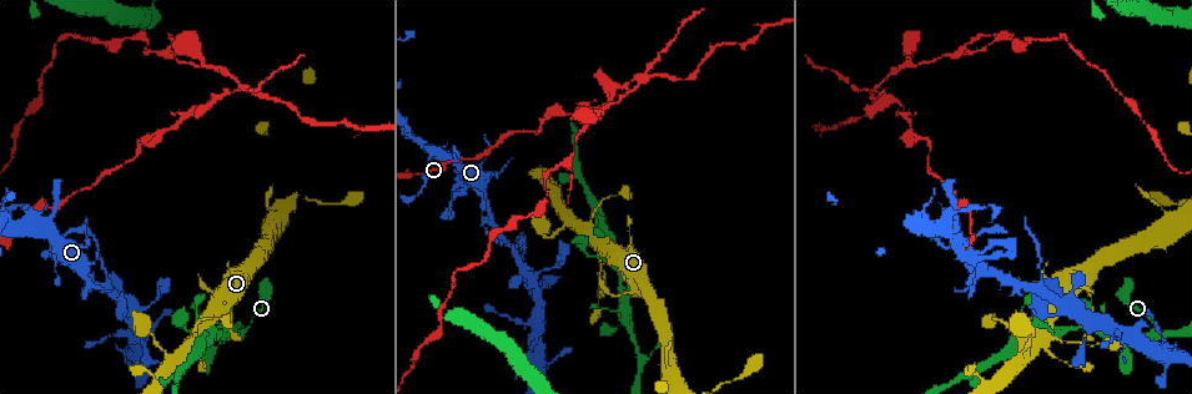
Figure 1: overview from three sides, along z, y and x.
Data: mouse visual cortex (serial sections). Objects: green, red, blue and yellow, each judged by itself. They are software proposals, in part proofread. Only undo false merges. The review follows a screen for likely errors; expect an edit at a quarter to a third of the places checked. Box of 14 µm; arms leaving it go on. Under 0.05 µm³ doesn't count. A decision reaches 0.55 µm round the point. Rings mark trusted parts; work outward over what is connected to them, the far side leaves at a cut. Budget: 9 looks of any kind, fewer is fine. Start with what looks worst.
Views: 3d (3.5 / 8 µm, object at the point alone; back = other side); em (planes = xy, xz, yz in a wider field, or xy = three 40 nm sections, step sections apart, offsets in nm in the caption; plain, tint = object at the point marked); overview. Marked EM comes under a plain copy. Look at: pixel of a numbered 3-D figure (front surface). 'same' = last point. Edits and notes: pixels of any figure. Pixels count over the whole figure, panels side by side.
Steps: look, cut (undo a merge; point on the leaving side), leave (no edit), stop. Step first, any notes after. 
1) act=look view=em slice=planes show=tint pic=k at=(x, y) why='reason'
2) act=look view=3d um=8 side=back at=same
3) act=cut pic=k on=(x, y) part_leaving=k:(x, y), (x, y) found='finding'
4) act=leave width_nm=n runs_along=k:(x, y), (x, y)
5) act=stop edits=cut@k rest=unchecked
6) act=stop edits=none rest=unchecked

act=look view=3d um=8 pic=1 at=(243, 334) why='sharp bend'

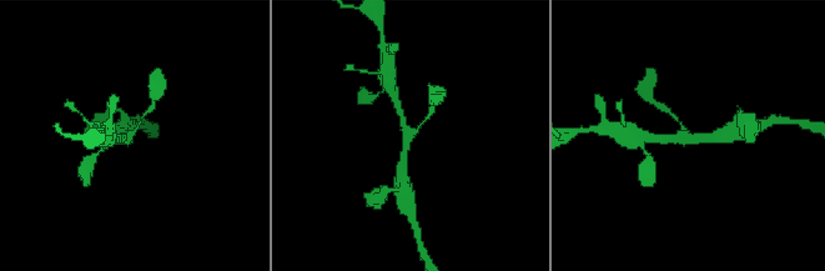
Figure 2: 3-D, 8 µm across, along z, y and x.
act=look view=3d um=3.5 pic=2 at=(682, 135) why='zoom in'

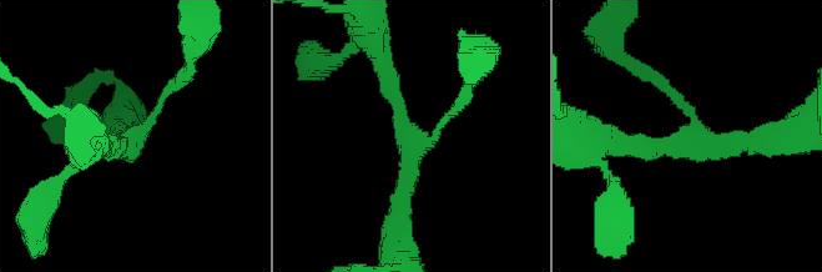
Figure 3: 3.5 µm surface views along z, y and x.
act=leave runs_along=3:(182, 79), (136, 136), (105, 144) found='continuous, no second cell'

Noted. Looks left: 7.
act=look view=3d um=8 pic=1 at=(538, 132)

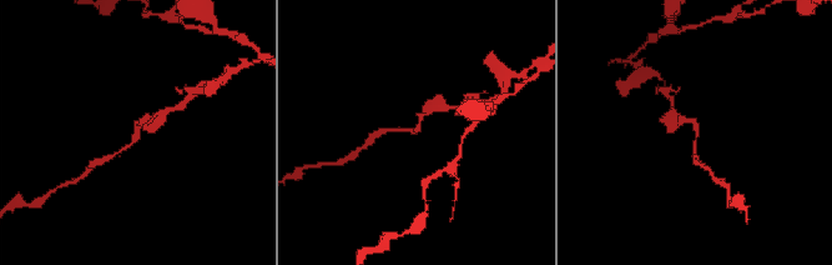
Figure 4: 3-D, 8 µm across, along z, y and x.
act=look view=em slice=xy step=2 show=tint pic=4 at=(134, 125)

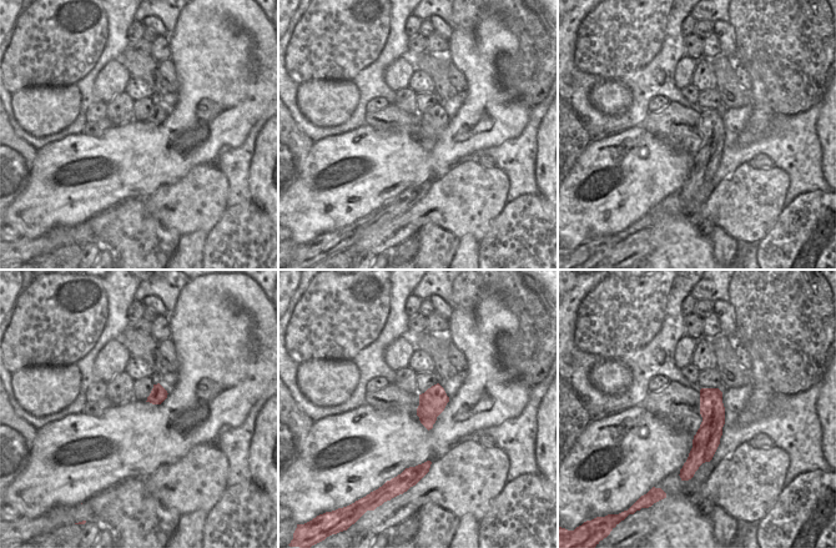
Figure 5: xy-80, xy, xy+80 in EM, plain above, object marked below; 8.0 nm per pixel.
act=leave found='one cell here'

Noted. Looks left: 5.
act=look view=em slice=xy step=2 show=tint pic=1 at=(637, 77) why='arms run side by side'

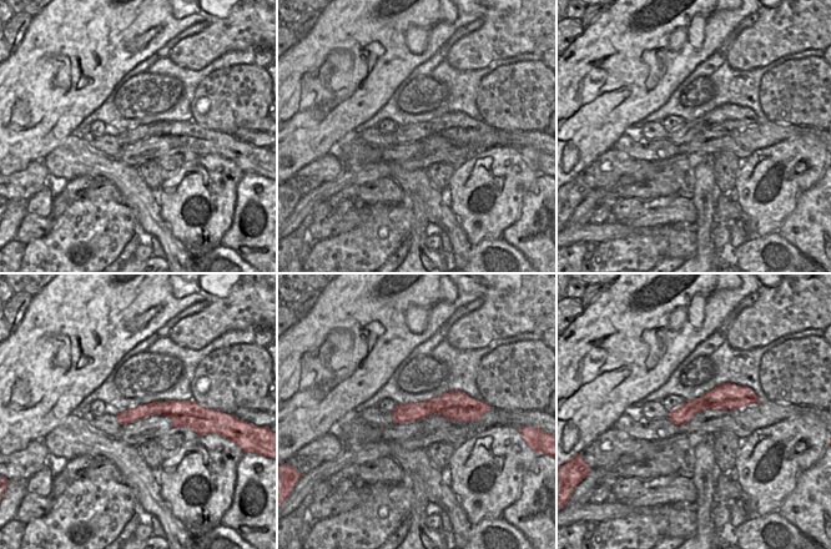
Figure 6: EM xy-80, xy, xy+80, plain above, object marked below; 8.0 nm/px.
act=look view=3d um=3.5 at=same why='wider look'

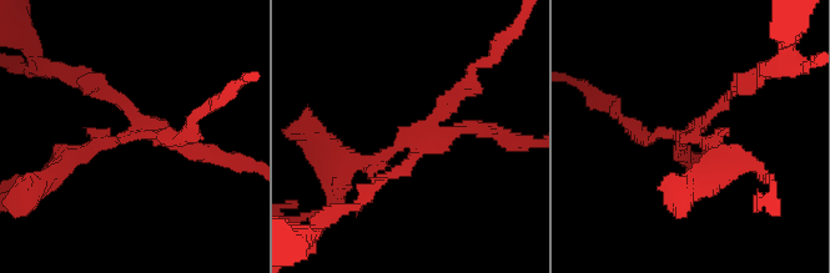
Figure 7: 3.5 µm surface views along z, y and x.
act=cut pic=7 on=(106, 96) part_leaving=7:(142, 126), (96, 80), (63, 72) found='a second cell is stuck on'

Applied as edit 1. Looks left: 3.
act=look view=overview

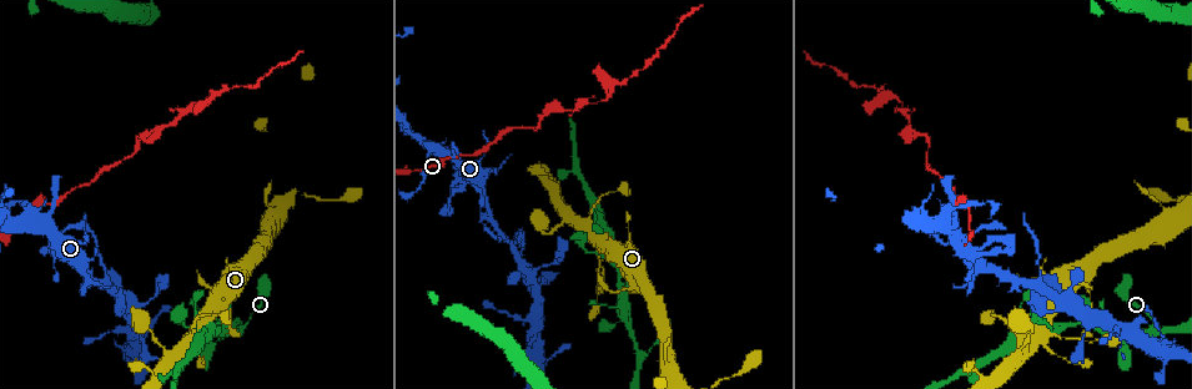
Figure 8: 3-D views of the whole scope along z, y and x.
act=look view=3d um=3.5 pic=8 at=(438, 153)

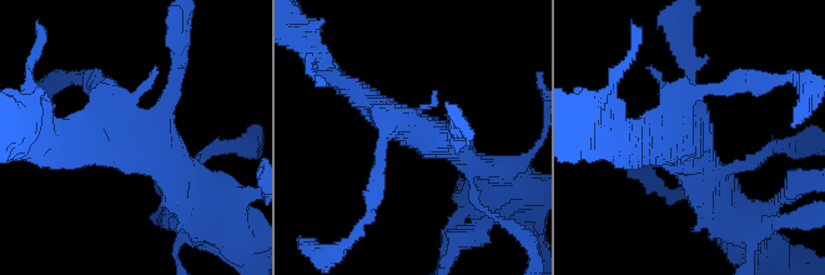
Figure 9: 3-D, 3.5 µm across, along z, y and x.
act=look view=em slice=xy step=1 show=tint pic=9 at=(685, 130)

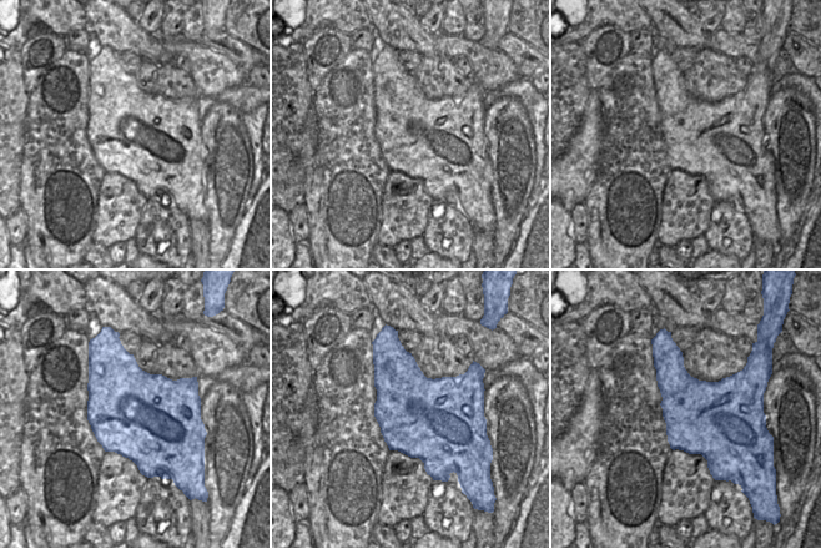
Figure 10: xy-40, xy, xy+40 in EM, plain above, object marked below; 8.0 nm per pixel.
act=leave runs_along=9:(478, 166), (348, 86) found='continuous, no second cell'

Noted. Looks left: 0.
act=stop edits=cut@7 rest=unchecked

